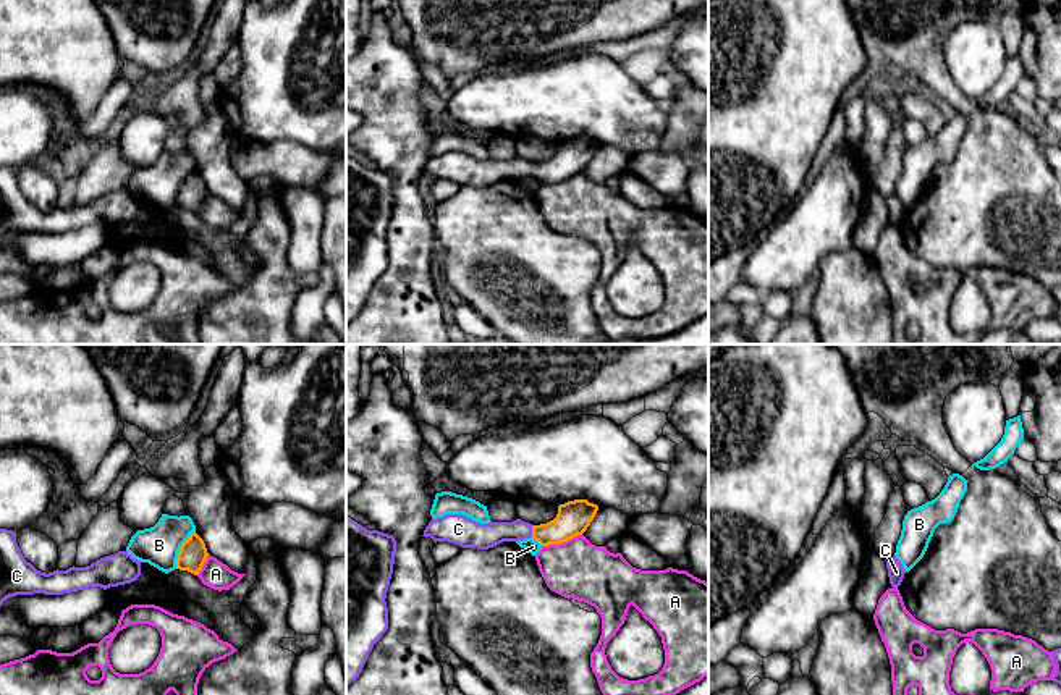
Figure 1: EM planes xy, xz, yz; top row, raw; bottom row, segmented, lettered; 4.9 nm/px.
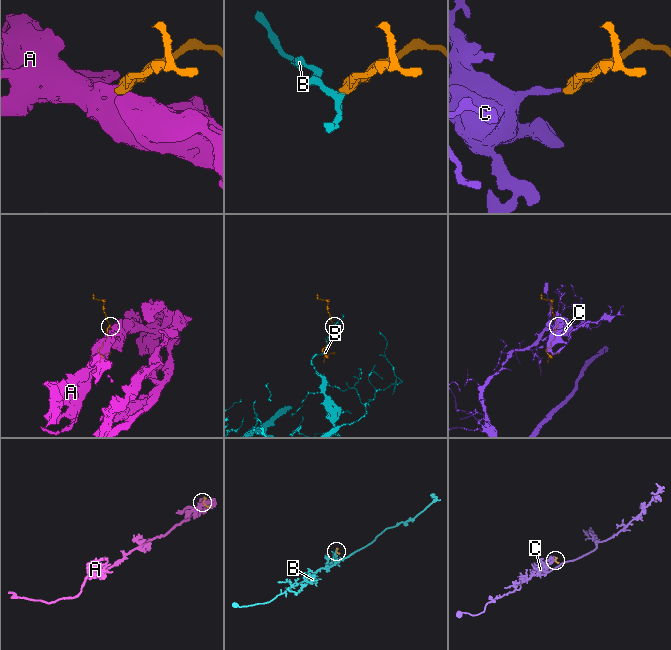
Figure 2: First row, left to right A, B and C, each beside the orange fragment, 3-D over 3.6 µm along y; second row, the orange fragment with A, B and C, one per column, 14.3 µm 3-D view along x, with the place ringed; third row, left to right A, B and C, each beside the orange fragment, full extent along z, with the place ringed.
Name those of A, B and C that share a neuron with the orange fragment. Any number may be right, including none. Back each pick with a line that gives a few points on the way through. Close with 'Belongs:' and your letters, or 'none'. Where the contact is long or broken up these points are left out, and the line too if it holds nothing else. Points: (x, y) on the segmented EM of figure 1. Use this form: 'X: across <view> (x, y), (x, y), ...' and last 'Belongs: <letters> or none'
C: across xz (573, 518), (555, 532), (532, 532), (482, 535)
Belongs: C

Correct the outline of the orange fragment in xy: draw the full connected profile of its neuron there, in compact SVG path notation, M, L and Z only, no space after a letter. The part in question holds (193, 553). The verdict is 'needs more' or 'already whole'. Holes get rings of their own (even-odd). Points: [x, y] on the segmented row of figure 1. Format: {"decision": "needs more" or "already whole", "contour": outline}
{"decision": "already whole", "contour": "M194 530L180 548L176 569L188 571L197 575L207 556L209 553L207 553L205 543Z"}

